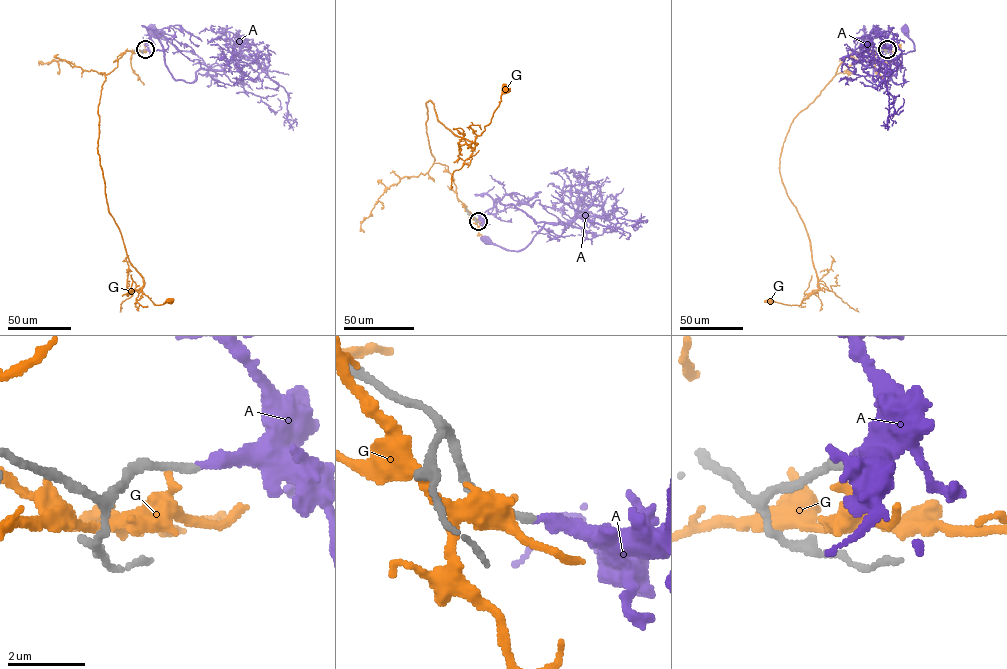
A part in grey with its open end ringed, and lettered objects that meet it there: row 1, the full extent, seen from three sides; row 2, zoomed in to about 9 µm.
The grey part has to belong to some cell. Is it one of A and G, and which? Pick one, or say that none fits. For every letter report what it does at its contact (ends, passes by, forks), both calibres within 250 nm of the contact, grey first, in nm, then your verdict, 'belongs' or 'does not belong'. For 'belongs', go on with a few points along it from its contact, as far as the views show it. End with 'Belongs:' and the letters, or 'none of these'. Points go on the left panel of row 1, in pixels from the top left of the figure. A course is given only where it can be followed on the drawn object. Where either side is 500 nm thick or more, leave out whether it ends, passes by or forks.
A: it ends there; 200 nm thick on the grey side, 320 nm on the other; belongs; it runs (145, 50), (149, 37), (158, 38), (176, 80), (192, 83), (198, 70), (210, 69), (152, 30)
G: it ends there; 300 nm thick on the grey side, 280 nm on the other; does not belong
Belongs: A

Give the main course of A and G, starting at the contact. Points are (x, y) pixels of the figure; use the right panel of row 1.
A: (887, 50), (887, 42), (881, 37), (869, 42), (873, 80), (888, 80), (890, 63), (914, 50), (906, 30)
G: (887, 50), (846, 57), (791, 124), (779, 170), (806, 229), (818, 288), (799, 305), (770, 301)

